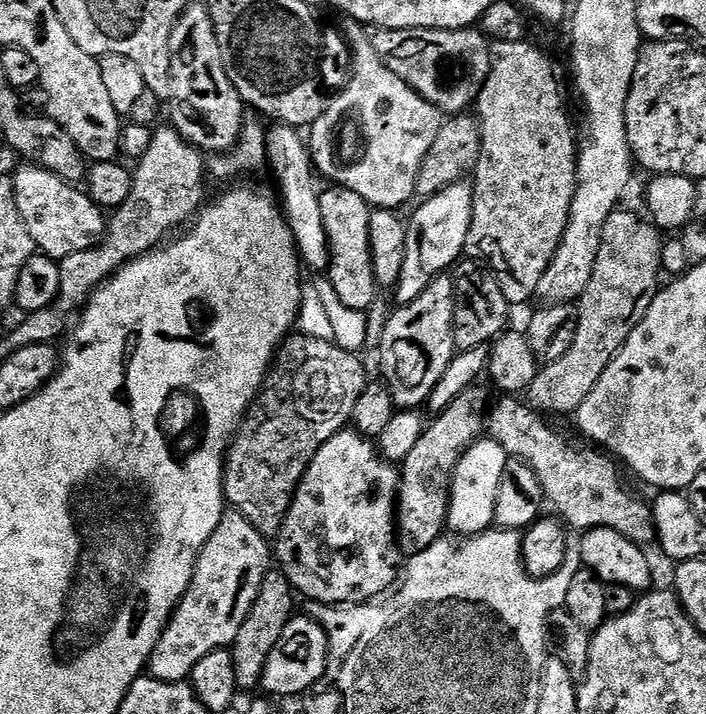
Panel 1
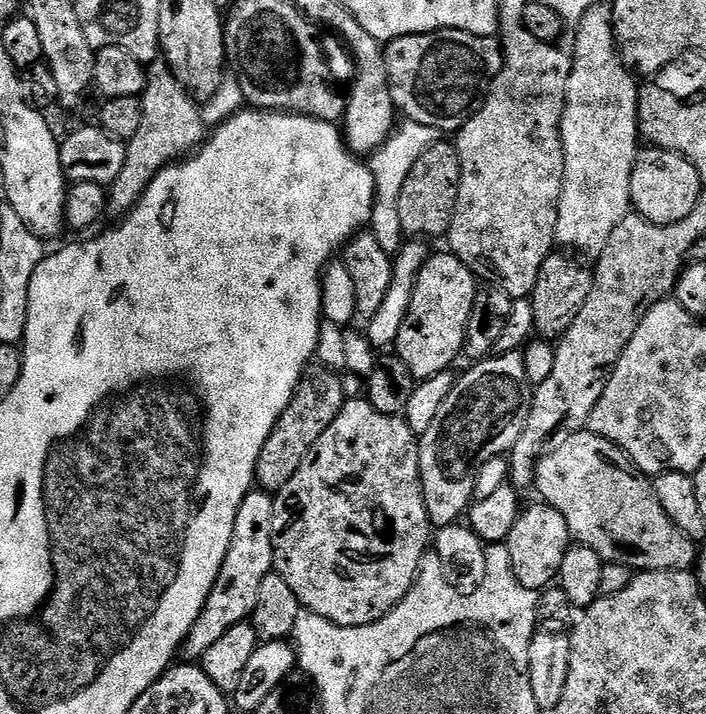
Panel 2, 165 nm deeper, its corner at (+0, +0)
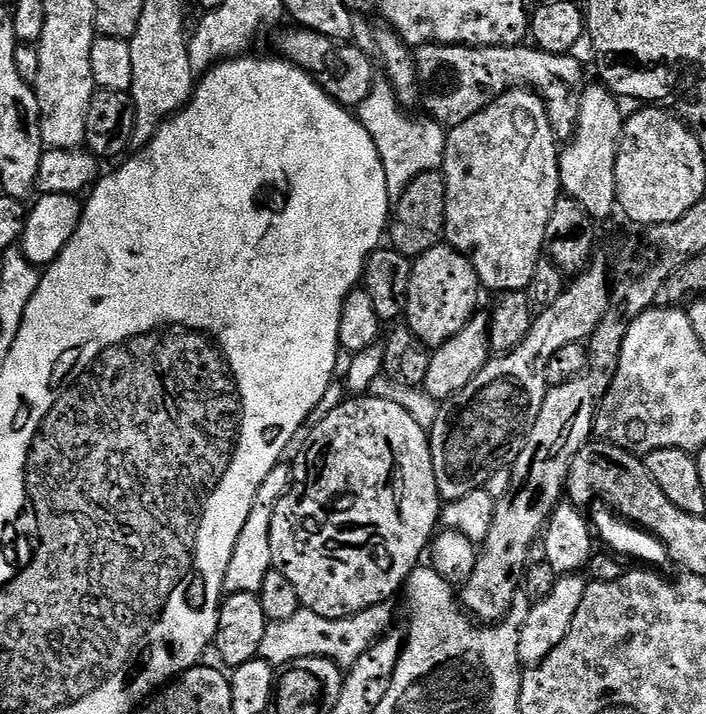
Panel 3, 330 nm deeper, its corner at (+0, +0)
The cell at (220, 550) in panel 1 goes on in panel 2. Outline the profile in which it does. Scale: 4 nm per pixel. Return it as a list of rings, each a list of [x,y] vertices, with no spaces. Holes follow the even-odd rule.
[[[253,490],[238,506],[238,514],[234,518],[234,534],[230,542],[230,550],[226,550],[226,558],[220,567],[218,578],[208,595],[206,606],[194,622],[190,634],[184,639],[182,656],[185,661],[196,662],[200,657],[230,630],[230,626],[245,623],[256,609],[258,594],[262,590],[262,582],[273,571],[272,539],[274,538],[274,496],[263,490]]]

